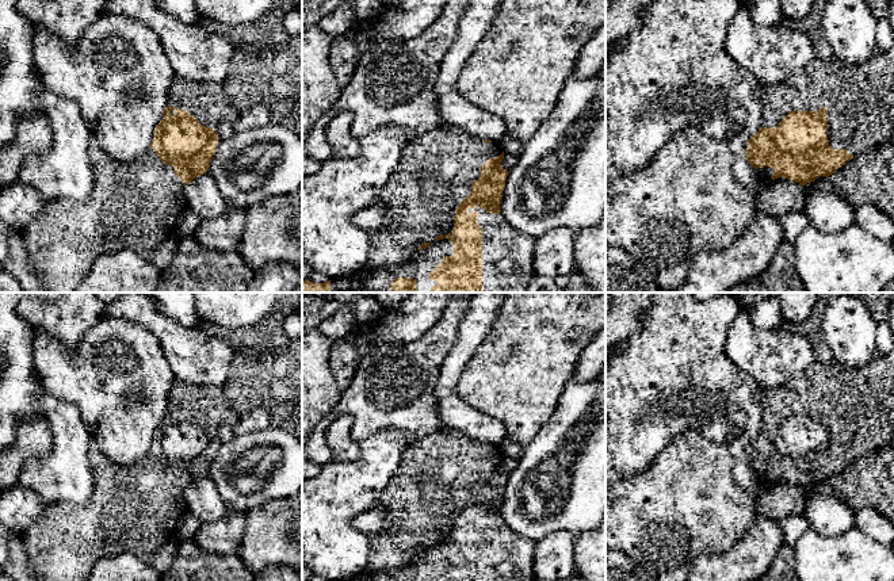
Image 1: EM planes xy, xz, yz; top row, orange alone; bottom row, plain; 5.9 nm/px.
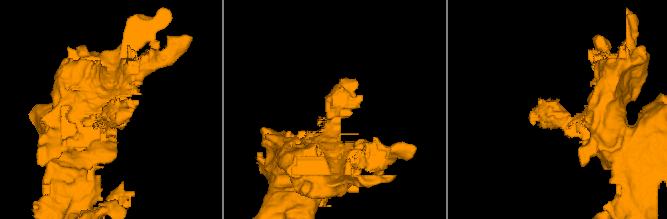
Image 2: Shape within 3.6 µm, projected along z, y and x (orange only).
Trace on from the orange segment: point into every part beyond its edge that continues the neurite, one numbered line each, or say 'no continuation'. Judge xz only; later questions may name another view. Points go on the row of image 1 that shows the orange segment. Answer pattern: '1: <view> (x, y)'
1: xz (507, 253)

